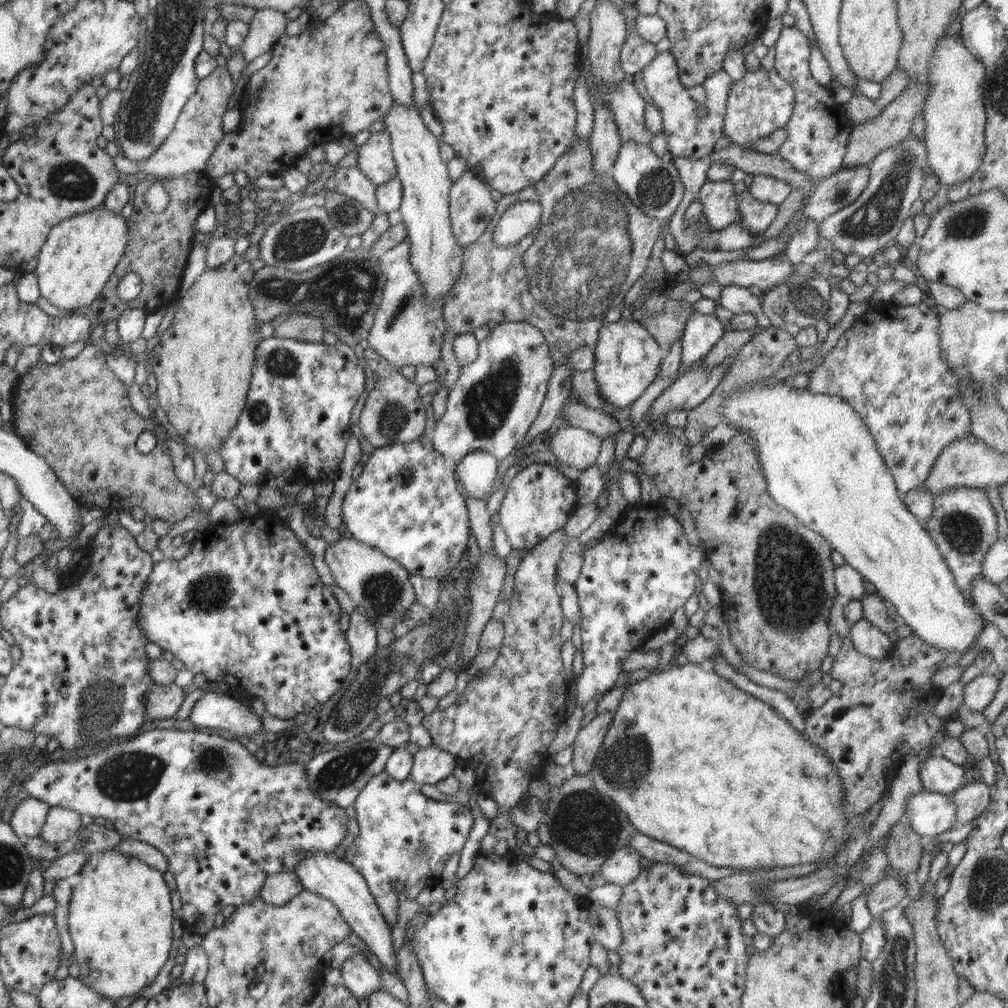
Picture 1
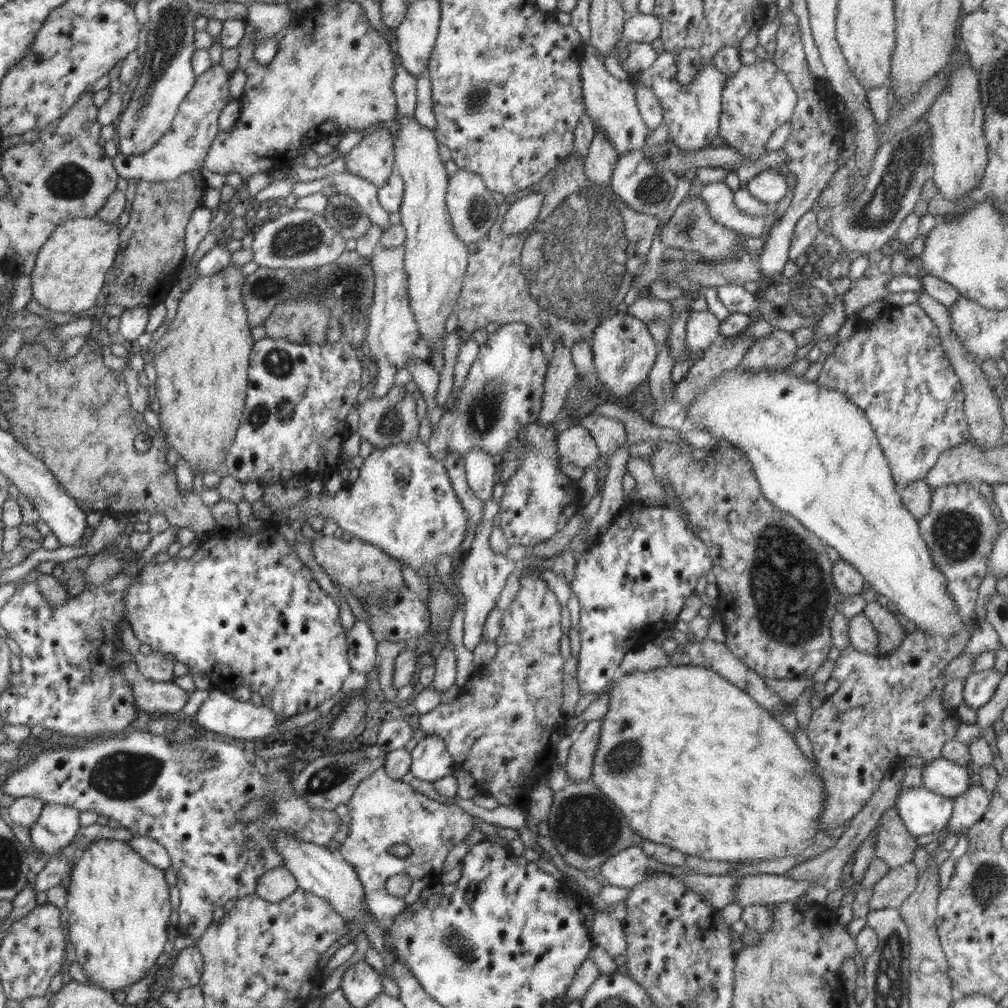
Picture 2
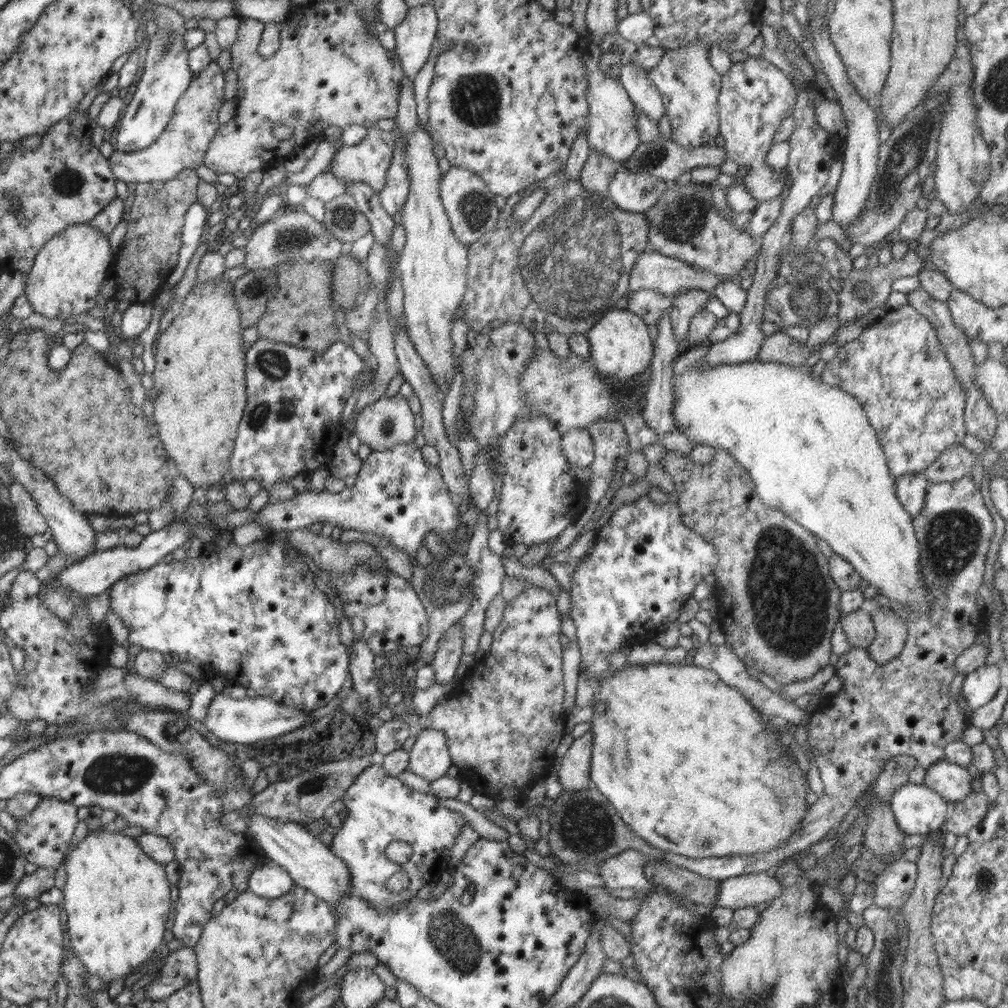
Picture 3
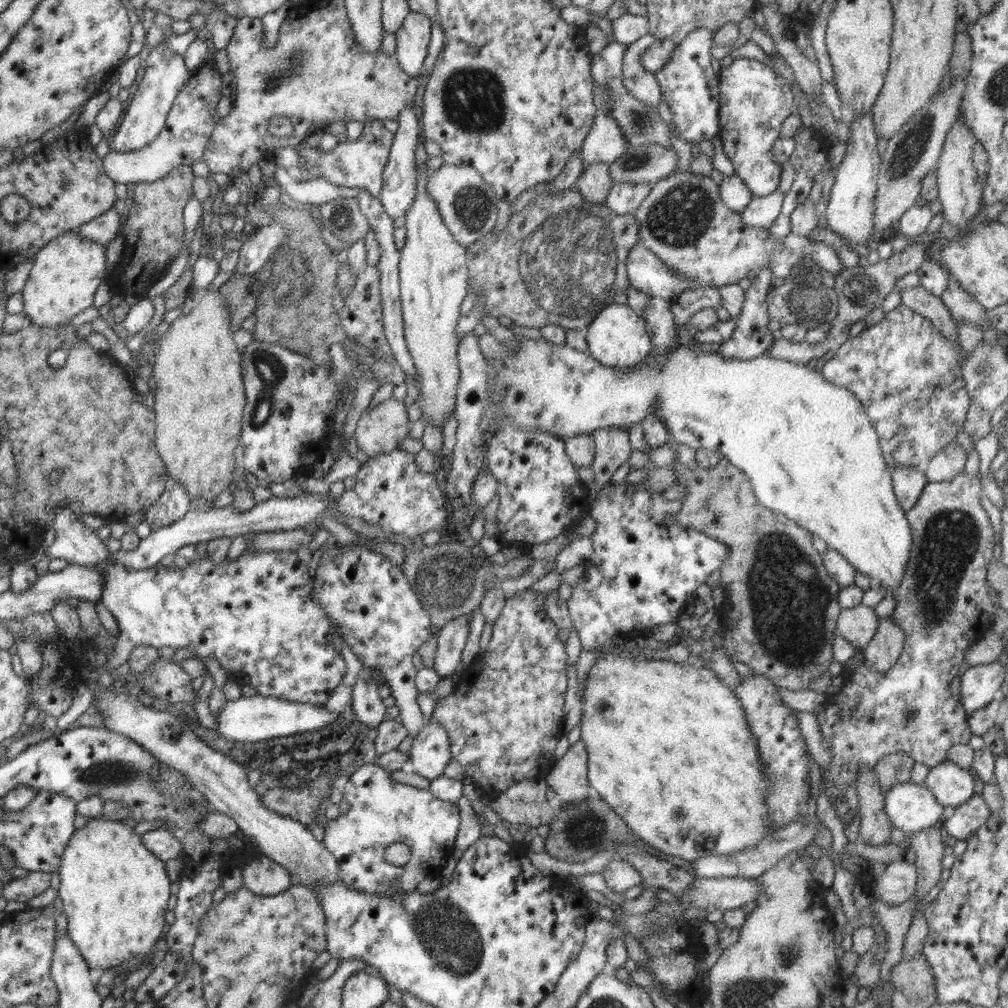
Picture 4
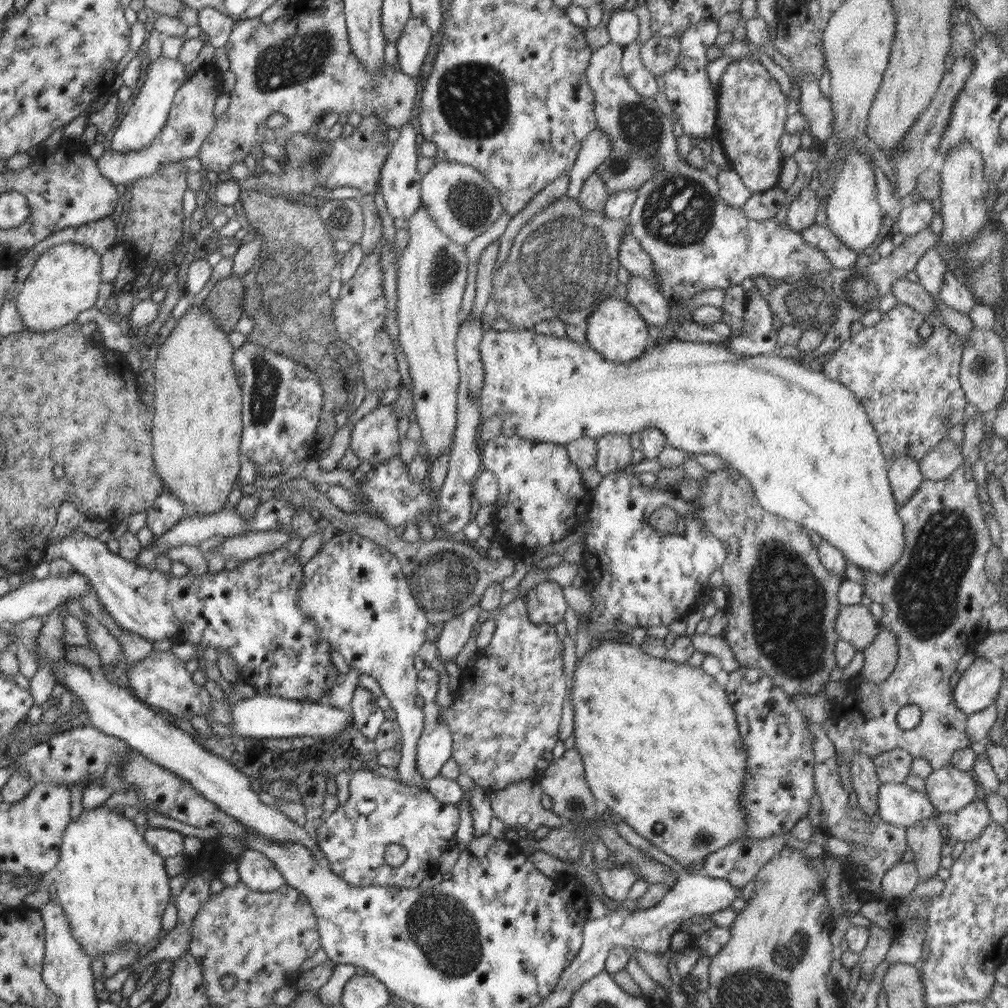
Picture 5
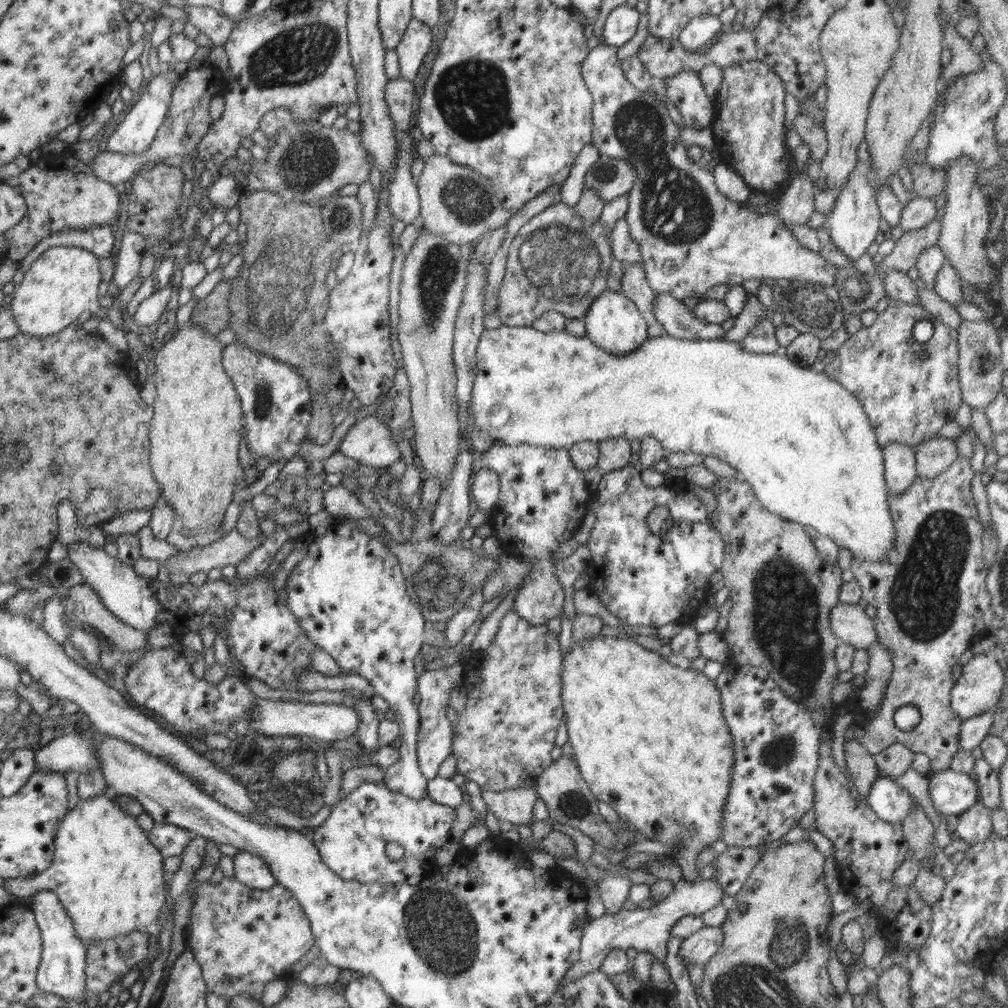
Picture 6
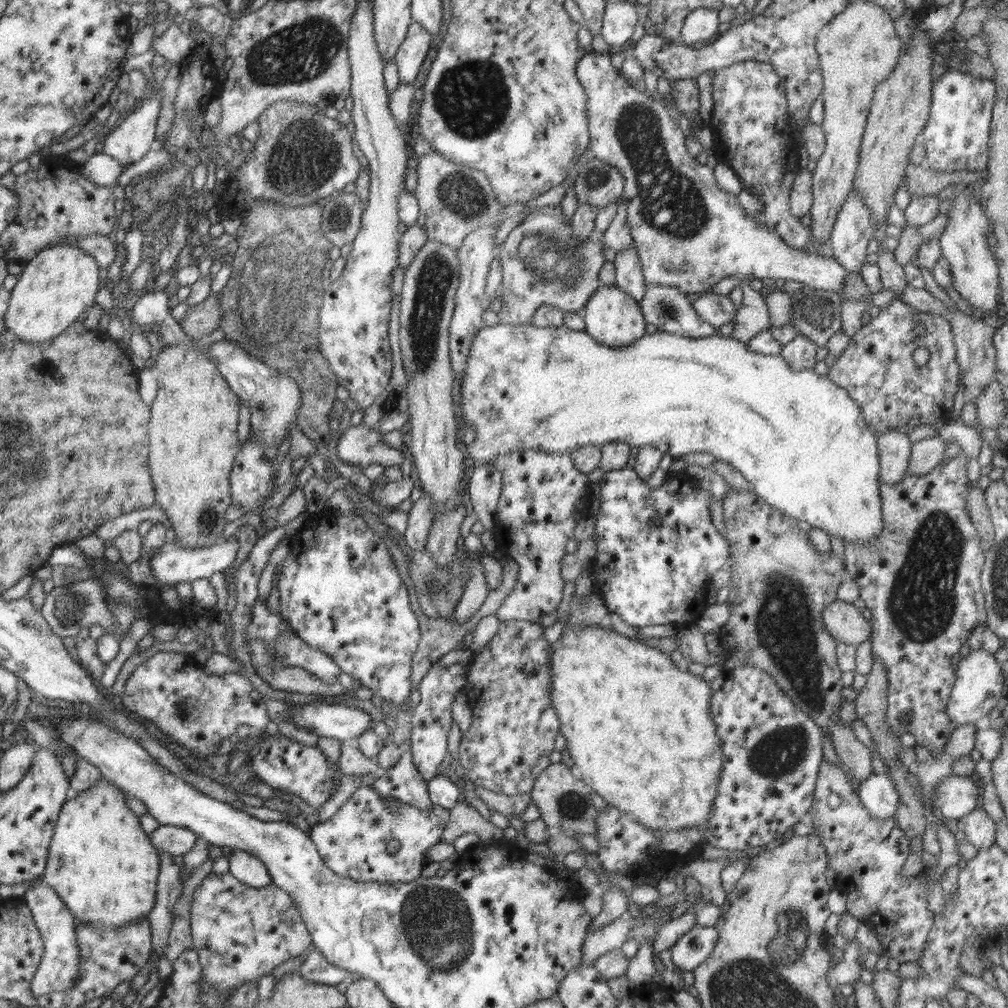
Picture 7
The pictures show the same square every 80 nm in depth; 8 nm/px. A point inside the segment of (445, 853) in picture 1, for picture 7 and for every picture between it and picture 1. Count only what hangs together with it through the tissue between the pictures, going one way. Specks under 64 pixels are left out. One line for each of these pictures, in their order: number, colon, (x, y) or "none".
2: (384, 812)
3: (381, 809)
4: (382, 811)
5: (354, 844)
6: (352, 844)
7: (352, 842)

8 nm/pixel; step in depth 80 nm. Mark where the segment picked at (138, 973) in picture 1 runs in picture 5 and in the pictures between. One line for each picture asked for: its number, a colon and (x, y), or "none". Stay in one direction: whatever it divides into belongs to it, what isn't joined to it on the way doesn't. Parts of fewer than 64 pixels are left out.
2: (118, 907)
3: (117, 899)
4: (114, 893)
5: (113, 888)

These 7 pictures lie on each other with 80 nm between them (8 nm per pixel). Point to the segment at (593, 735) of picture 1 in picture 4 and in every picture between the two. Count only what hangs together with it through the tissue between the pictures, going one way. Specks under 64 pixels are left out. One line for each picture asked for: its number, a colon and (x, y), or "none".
2: (579, 767)
3: (573, 772)
4: (568, 779)

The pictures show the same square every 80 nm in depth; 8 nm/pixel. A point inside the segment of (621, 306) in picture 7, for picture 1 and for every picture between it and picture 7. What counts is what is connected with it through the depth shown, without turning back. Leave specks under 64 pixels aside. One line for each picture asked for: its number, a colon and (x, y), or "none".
1: (627, 357)
2: (624, 352)
3: (620, 346)
4: (618, 338)
5: (616, 330)
6: (613, 323)

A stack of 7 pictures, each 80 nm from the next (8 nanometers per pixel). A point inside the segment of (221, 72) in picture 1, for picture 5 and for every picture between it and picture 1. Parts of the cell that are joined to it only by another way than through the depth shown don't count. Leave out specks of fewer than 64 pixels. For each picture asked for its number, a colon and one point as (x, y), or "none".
2: (183, 147)
3: (182, 144)
4: (182, 141)
5: (190, 120)

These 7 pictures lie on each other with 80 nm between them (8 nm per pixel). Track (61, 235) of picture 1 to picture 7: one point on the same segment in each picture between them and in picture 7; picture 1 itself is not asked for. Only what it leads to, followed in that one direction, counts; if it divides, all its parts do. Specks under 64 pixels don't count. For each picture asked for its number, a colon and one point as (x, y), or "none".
2: (69, 274)
3: (65, 279)
4: (66, 273)
5: (65, 280)
6: (63, 282)
7: (58, 284)

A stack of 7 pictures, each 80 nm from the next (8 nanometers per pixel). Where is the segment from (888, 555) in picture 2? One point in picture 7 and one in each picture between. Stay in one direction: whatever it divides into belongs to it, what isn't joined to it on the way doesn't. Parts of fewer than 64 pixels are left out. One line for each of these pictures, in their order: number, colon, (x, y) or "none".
3: (810, 449)
4: (808, 447)
5: (805, 444)
6: (804, 444)
7: (799, 439)

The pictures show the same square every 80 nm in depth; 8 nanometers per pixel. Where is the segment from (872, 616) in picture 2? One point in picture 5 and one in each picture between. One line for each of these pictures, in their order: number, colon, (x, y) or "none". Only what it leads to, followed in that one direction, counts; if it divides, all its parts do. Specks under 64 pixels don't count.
3: (890, 630)
4: (882, 652)
5: (880, 657)

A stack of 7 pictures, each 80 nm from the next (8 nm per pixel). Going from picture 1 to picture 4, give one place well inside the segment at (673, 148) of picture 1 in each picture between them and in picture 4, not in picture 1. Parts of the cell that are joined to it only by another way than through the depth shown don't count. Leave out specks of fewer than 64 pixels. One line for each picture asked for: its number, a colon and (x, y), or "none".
2: (692, 112)
3: (689, 86)
4: (689, 84)

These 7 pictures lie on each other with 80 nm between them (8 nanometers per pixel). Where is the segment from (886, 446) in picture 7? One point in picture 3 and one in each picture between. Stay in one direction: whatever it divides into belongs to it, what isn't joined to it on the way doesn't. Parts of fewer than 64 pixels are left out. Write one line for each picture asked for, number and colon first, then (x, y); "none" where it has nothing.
3: (910, 489)
4: (908, 482)
5: (904, 474)
6: (899, 459)

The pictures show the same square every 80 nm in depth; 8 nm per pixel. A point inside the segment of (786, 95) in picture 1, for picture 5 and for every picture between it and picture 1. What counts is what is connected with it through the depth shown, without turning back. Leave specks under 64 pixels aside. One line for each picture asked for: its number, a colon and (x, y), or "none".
2: (759, 98)
3: (755, 97)
4: (754, 100)
5: (751, 119)

